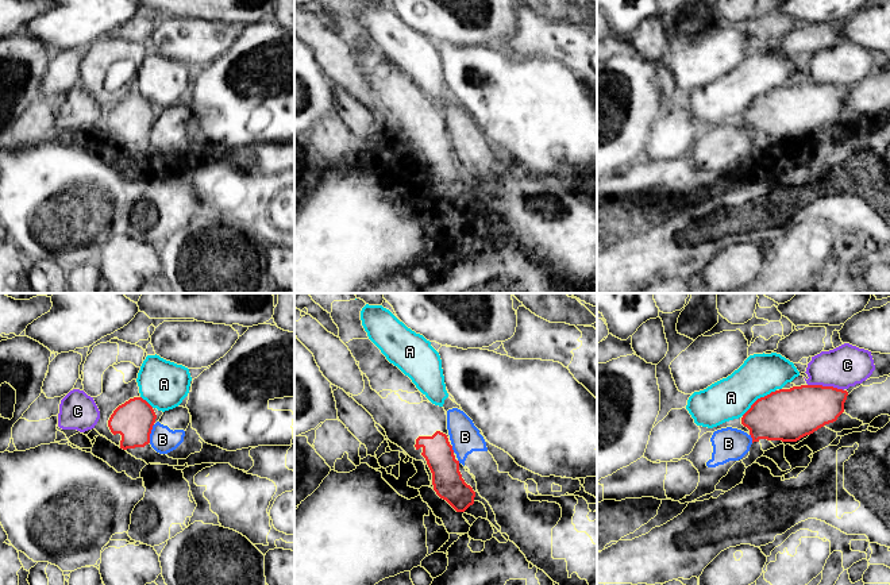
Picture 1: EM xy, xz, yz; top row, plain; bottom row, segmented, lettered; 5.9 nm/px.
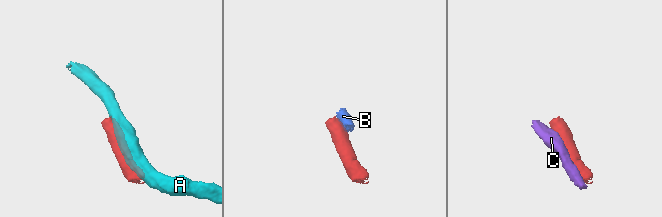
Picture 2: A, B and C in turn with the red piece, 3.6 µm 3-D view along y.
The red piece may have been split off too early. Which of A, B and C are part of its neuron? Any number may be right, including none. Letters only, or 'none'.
none

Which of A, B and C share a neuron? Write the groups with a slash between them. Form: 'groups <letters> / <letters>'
groups A / B / C

